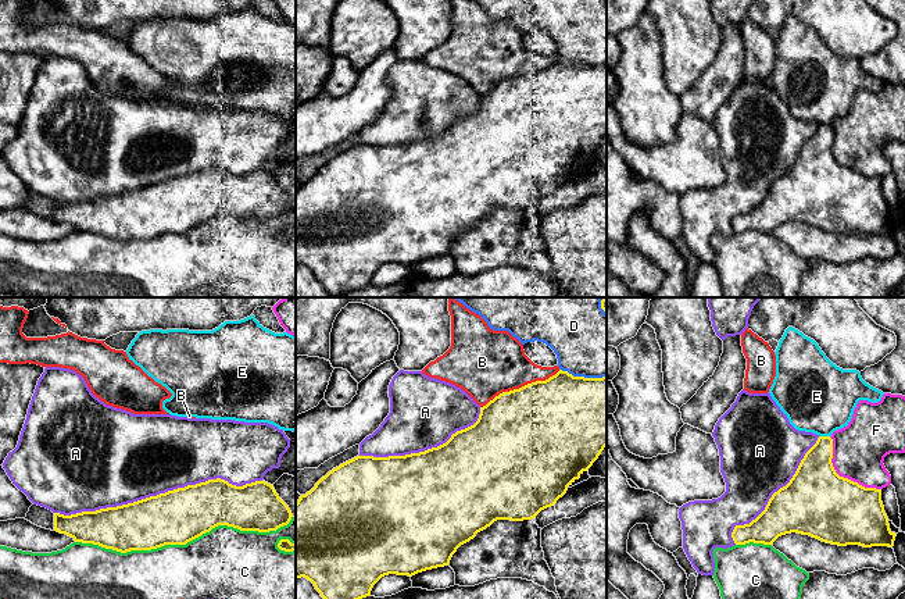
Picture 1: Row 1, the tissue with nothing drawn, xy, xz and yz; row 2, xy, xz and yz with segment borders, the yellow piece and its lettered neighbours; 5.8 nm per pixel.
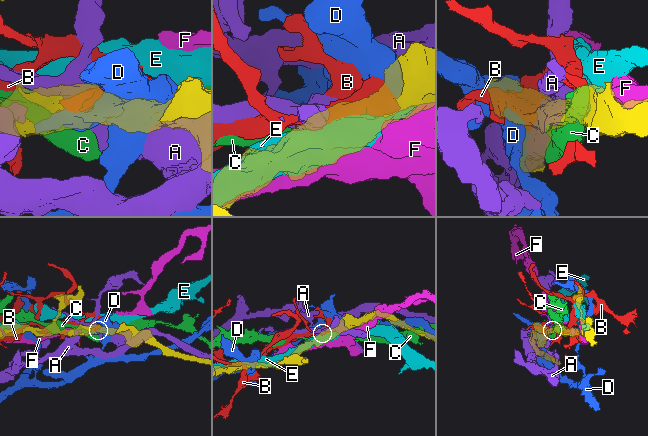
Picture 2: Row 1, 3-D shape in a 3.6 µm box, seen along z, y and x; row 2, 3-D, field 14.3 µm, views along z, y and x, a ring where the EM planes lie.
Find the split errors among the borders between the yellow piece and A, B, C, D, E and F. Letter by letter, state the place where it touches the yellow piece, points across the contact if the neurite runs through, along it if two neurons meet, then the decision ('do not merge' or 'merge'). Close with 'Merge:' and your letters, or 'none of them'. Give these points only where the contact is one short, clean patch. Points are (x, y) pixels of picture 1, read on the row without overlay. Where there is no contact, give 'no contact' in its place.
A: contact xy (157, 184); do not merge
B: contact xz (519, 77); do not merge
C: contact xy (185, 232); do not merge
D: contact xz (583, 66); do not merge
E: contact yz (825, 125); do not merge
F: contact yz (841, 166); do not merge
Merge: none of them

